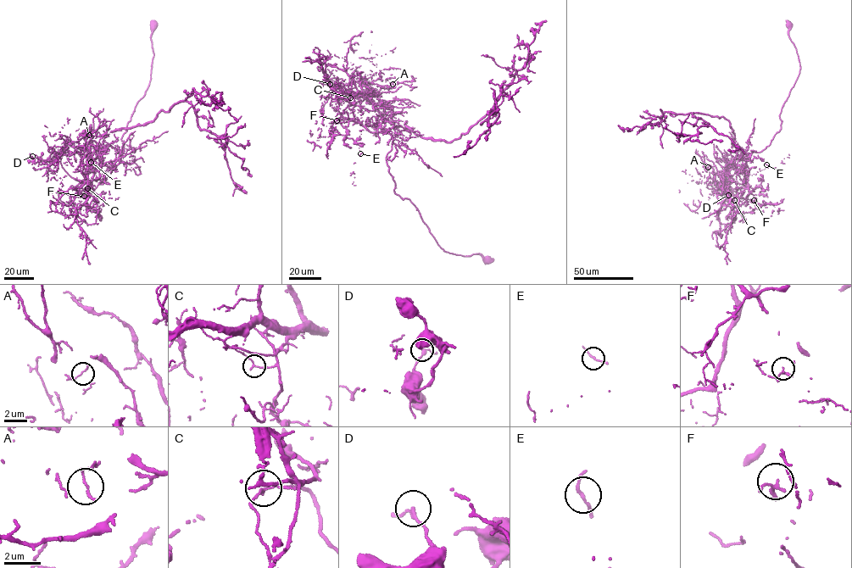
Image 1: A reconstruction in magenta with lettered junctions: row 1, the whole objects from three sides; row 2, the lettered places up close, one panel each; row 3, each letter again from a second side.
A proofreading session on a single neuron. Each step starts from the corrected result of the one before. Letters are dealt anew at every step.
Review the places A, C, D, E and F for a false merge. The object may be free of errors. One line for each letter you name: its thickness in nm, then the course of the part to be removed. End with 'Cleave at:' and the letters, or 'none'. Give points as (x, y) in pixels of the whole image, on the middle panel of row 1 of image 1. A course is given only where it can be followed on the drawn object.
C: calibre 120 nm; course (350, 97), (353, 119), (392, 135), (386, 158), (396, 193), (415, 206), (439, 245), (493, 258)
Cleave at: C

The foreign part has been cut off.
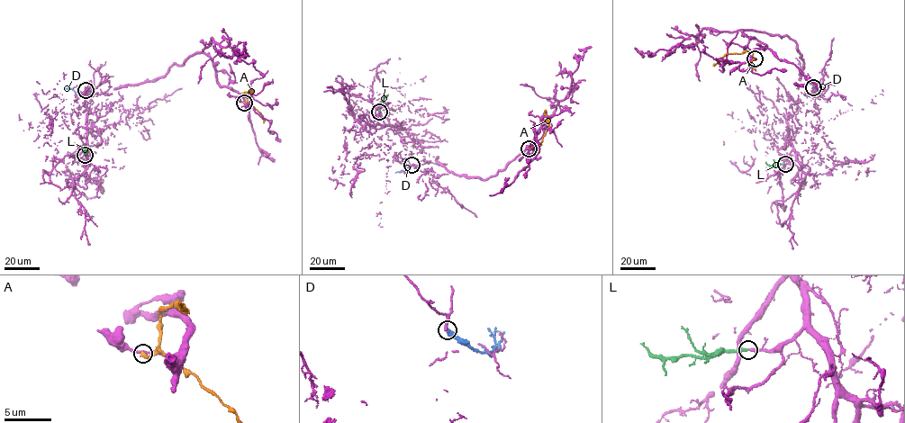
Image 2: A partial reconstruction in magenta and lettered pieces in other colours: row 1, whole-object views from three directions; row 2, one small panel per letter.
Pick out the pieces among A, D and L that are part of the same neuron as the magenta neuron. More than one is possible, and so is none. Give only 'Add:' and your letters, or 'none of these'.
Add: L

